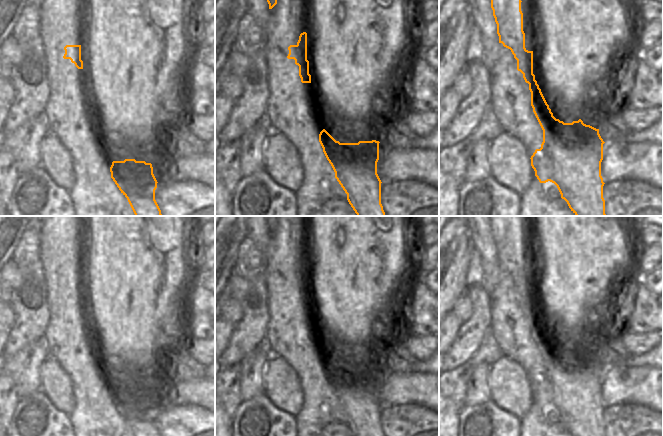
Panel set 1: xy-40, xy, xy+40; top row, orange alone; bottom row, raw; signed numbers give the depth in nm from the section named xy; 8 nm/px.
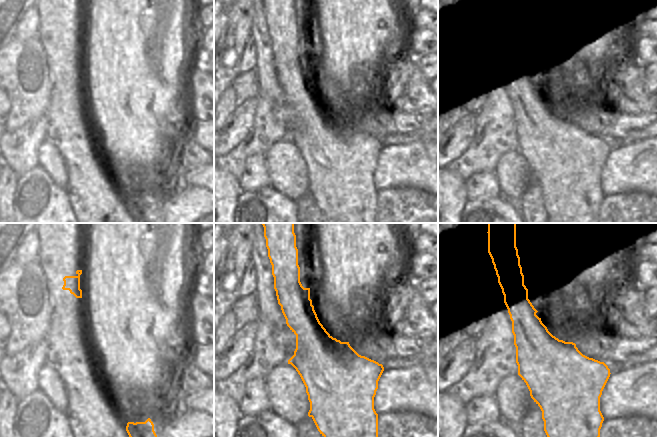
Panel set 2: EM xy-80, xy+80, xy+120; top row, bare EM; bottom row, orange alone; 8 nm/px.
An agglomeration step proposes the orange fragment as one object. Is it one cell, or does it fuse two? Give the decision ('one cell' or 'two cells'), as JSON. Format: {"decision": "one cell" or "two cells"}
{"decision": "two cells"}

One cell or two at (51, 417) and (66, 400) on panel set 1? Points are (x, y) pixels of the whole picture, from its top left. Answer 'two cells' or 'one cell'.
two cells

